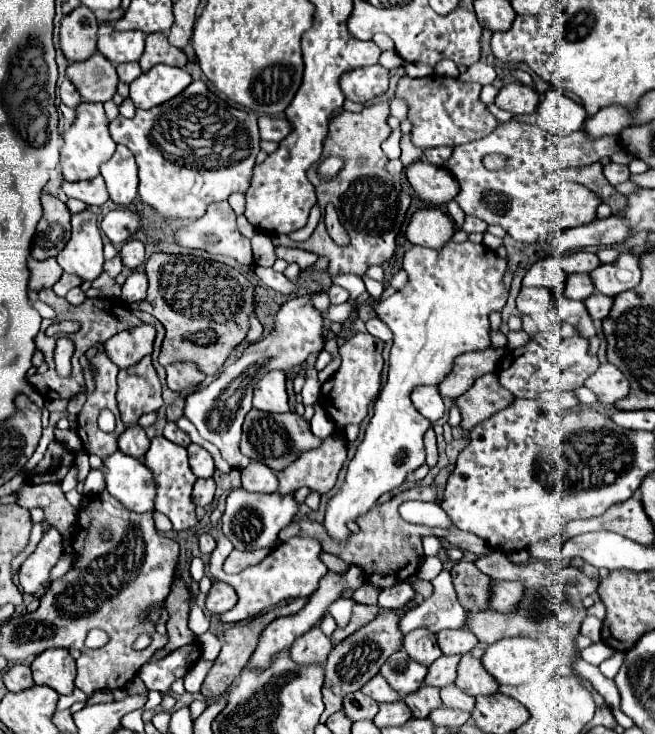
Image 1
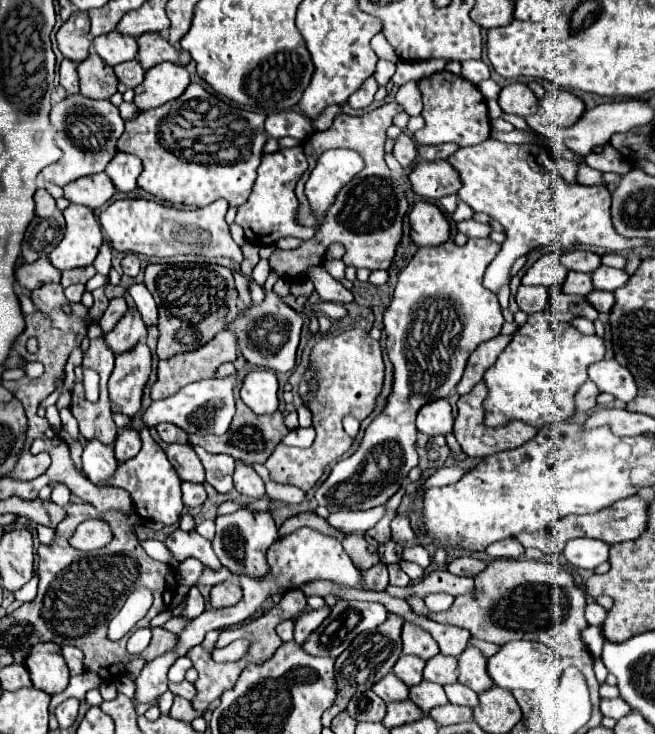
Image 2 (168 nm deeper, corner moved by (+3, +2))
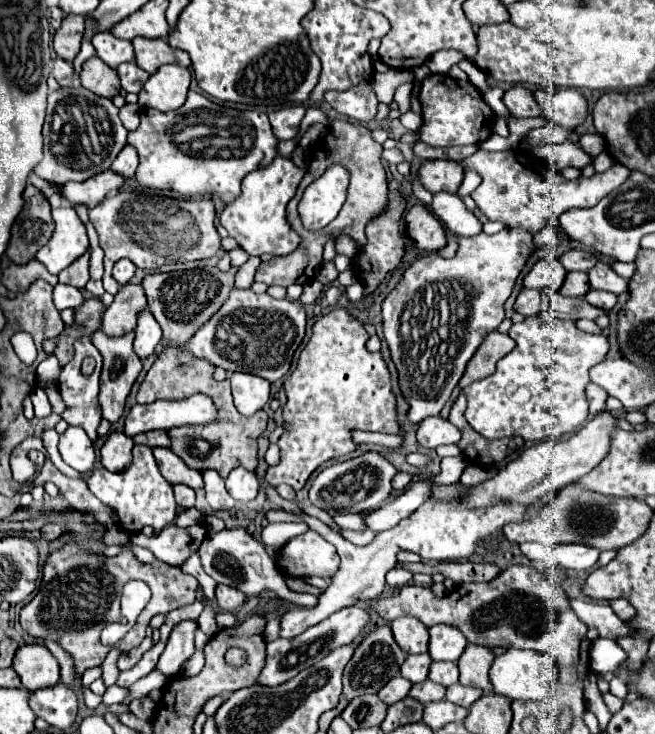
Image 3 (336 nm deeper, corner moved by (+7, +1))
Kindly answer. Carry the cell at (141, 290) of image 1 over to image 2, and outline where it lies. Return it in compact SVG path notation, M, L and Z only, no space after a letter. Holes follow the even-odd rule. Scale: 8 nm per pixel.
M138 283L138 285L130 287L130 297L134 299L136 309L140 311L146 327L156 327L158 325L158 307L156 307L150 291L142 283Z

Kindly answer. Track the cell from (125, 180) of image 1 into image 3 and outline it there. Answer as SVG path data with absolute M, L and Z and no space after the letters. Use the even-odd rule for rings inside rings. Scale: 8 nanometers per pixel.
M124 146L124 150L118 154L118 158L110 166L116 174L124 178L134 178L136 168L138 168L138 154L132 146Z

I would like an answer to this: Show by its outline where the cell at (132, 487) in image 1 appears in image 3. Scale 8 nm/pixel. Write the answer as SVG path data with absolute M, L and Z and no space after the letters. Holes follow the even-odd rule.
M68 426L68 430L60 436L58 450L64 462L78 472L90 472L96 462L94 444L78 426Z

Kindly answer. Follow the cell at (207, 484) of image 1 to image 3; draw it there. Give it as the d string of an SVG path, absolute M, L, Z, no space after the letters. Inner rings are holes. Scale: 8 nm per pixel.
M184 484L174 486L174 496L176 496L178 506L194 508L194 490L190 486L184 486Z

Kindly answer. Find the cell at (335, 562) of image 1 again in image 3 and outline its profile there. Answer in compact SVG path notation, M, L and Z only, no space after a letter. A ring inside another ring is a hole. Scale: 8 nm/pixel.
M444 624L432 626L430 630L430 658L432 661L455 662L457 665L460 654L464 652L468 640L458 632L458 628L450 628Z

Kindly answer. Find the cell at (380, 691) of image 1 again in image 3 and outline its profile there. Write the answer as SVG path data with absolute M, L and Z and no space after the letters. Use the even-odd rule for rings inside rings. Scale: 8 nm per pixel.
M398 674L398 676L394 676L394 678L378 692L378 696L380 696L382 702L394 704L394 702L406 698L408 692L410 692L410 688L412 688L412 682L406 680L406 678L402 678L402 676Z

